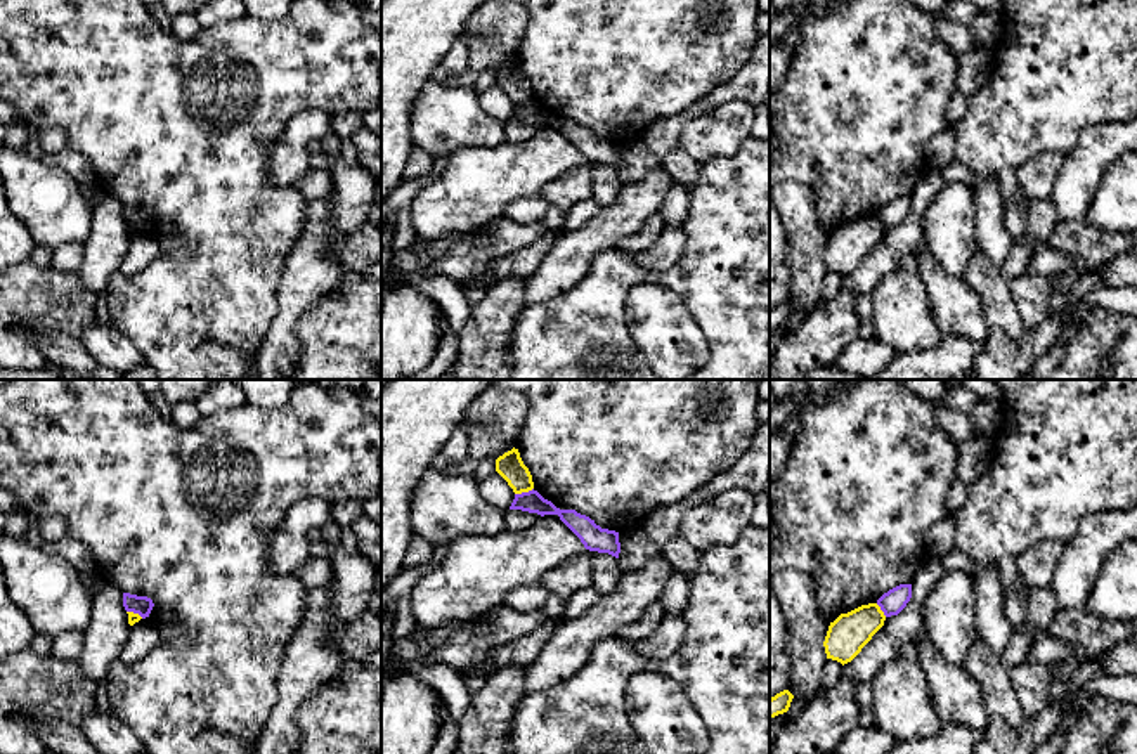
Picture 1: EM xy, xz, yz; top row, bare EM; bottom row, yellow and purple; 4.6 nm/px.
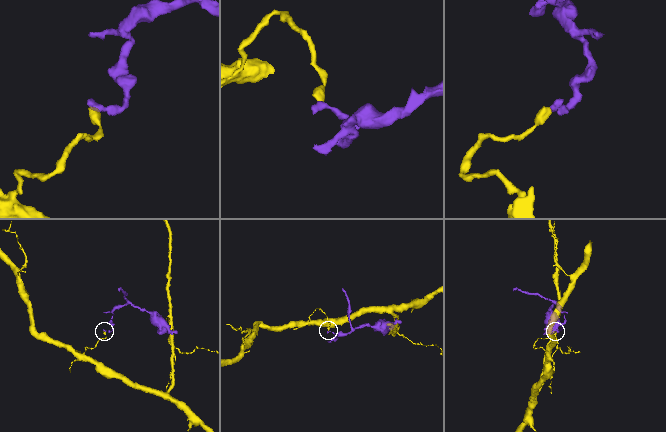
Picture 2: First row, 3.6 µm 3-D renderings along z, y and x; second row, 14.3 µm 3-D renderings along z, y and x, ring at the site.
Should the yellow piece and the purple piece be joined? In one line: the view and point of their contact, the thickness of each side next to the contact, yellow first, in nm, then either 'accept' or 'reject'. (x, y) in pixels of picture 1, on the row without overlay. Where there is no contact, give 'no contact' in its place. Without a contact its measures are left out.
meets yellow in xz at (524, 103); 120 nm thick on the yellow side, 100 nm on the other; reject

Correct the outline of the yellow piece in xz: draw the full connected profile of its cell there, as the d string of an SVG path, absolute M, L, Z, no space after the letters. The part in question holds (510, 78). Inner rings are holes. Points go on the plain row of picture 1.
M515 59L496 71L496 83L508 94L515 106L534 101L532 87Z

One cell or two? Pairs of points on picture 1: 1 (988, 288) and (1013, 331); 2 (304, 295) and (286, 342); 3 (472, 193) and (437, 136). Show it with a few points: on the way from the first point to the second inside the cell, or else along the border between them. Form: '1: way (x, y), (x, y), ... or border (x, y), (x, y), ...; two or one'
1: way (997, 298), (1000, 311), (1009, 321); one
2: way (292, 307), (286, 318), (286, 330); one
3: border (489, 146), (461, 146), (449, 153); two

